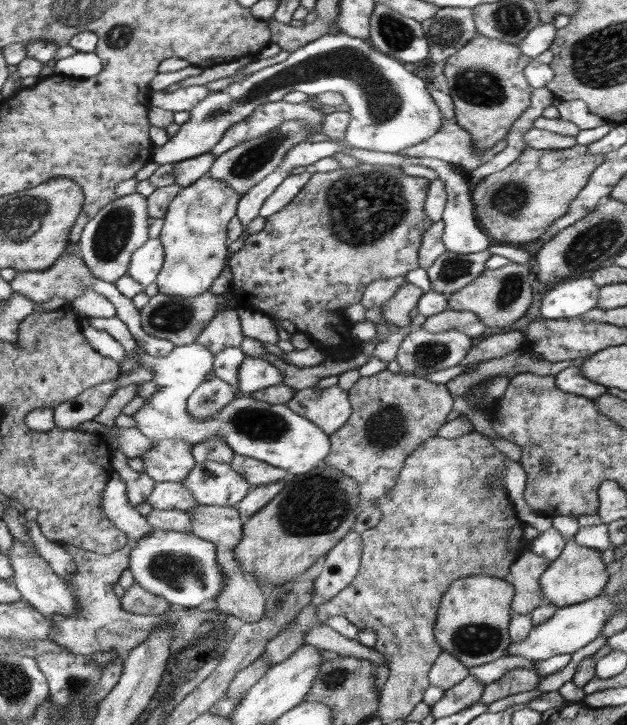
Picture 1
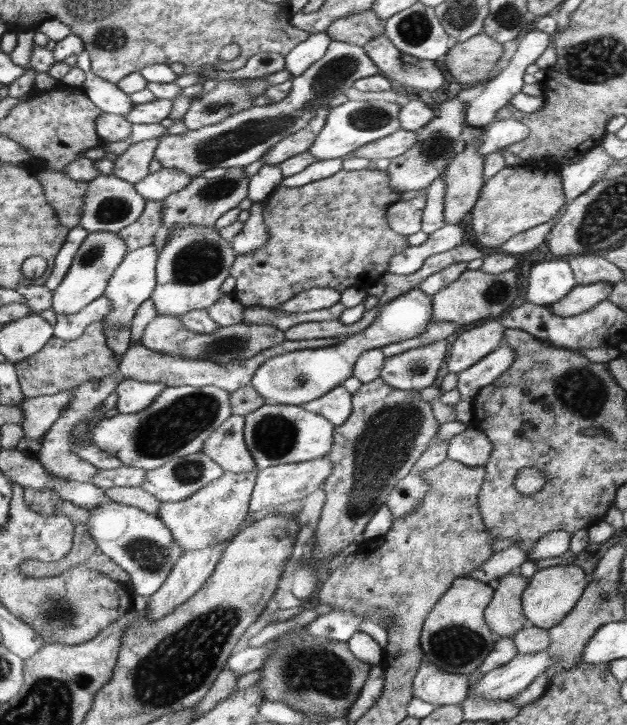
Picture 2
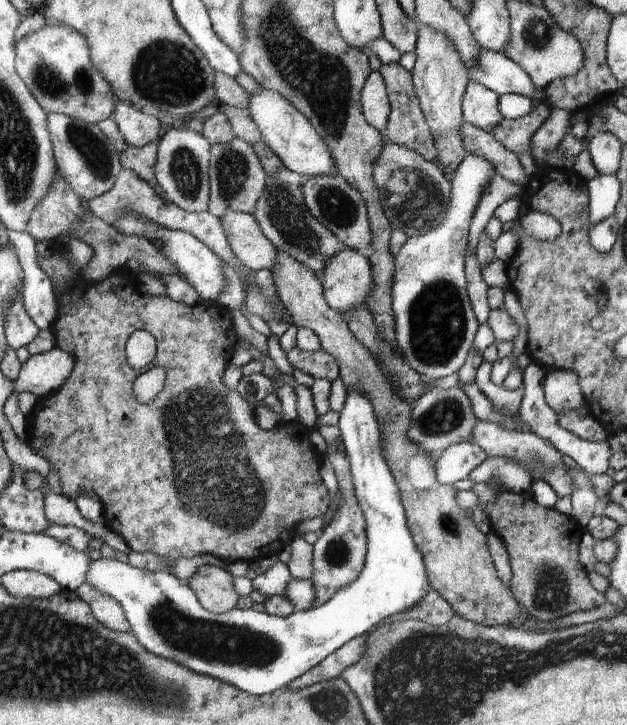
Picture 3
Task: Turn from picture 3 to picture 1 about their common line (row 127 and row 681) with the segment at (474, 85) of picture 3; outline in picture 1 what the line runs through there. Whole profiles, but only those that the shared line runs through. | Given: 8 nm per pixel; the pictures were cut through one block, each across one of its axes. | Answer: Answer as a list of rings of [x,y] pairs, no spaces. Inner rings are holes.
[[[506,654],[488,664],[473,667],[469,670],[469,676],[472,676],[474,680],[480,682],[485,687],[487,684],[500,680],[506,672],[516,668],[524,668],[535,673],[535,666],[532,661],[522,656]]]

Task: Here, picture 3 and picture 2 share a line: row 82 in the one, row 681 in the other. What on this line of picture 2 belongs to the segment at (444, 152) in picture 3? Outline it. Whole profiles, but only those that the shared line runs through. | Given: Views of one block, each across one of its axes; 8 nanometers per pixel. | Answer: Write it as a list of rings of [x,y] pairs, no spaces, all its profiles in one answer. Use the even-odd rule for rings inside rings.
[[[424,660],[412,685],[413,697],[435,707],[461,705],[469,692],[468,676],[438,670]]]

